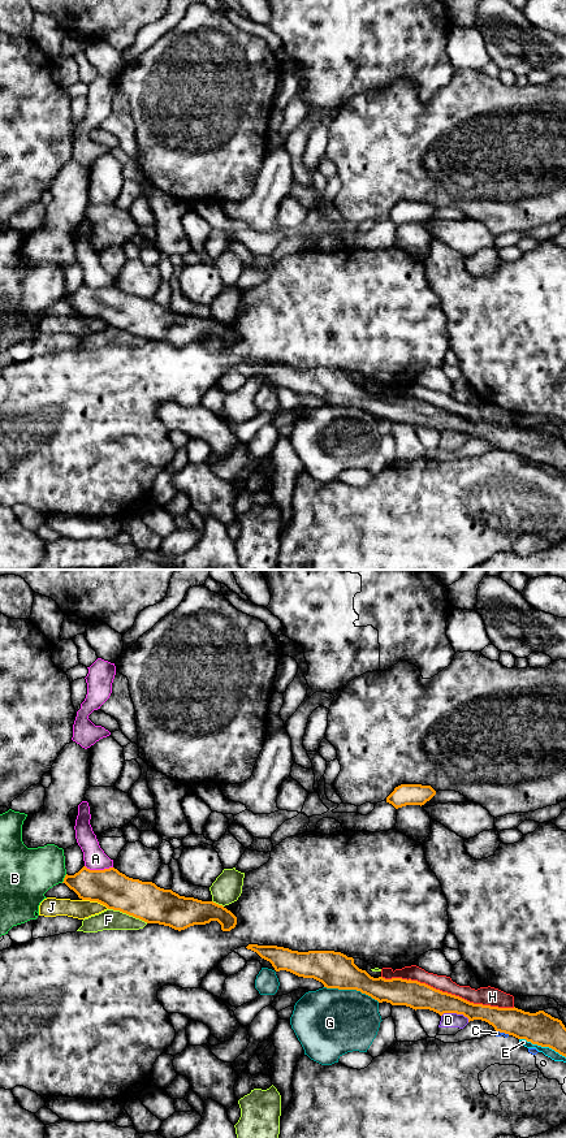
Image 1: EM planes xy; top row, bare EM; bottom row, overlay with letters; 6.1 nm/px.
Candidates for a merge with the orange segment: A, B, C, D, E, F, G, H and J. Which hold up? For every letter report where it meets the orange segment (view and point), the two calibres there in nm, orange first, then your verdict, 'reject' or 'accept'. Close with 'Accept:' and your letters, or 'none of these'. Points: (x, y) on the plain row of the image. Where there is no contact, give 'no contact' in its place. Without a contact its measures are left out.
A: meets orange in xy at (99, 288); 220 nm thick on the orange side, 140 nm on the other; reject
B: meets orange in xy at (64, 295); 200 nm thick on the orange side, 320 nm on the other; reject
C: meets orange in xy at (502, 449); 200 nm thick on the orange side, 30 nm on the other; reject
D: meets orange in xy at (456, 429); 160 nm thick on the orange side, 100 nm on the other; reject
E: meets orange in xy at (543, 463); 200 nm thick on the orange side, 60 nm on the other; reject
F: meets orange in xy at (128, 330); 240 nm thick on the orange side, 130 nm on the other; reject
G: meets orange in xy at (351, 406); 220 nm thick on the orange side, 420 nm on the other; reject
H: meets orange in xy at (446, 410); 170 nm thick on the orange side, 110 nm on the other; reject
J: meets orange in xy at (95, 317); 220 nm thick on the orange side, 120 nm on the other; reject
Accept: none of these

